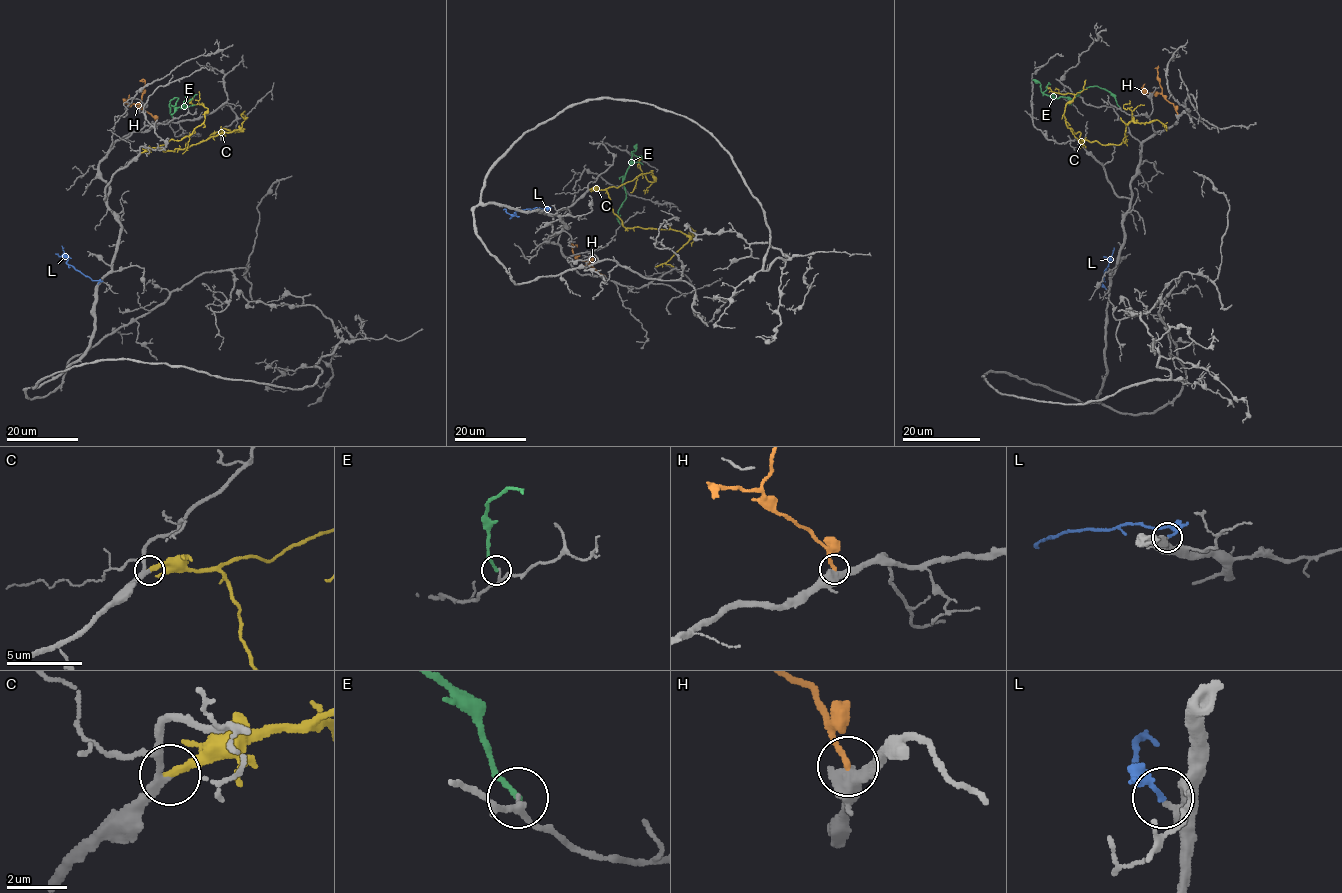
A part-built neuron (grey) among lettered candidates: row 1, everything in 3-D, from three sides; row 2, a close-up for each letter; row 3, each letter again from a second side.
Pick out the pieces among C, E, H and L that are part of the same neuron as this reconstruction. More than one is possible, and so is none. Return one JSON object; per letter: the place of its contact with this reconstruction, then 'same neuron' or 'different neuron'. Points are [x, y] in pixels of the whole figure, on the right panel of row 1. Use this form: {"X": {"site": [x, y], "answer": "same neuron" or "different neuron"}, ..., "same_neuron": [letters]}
{"C": {"site": [1083, 146], "answer": "different neuron"}, "E": {"site": [1120, 107], "answer": "different neuron"}, "H": {"site": [1178, 114], "answer": "different neuron"}, "L": {"site": [1106, 288], "answer": "same neuron"}, "same_neuron": ["L"]}

